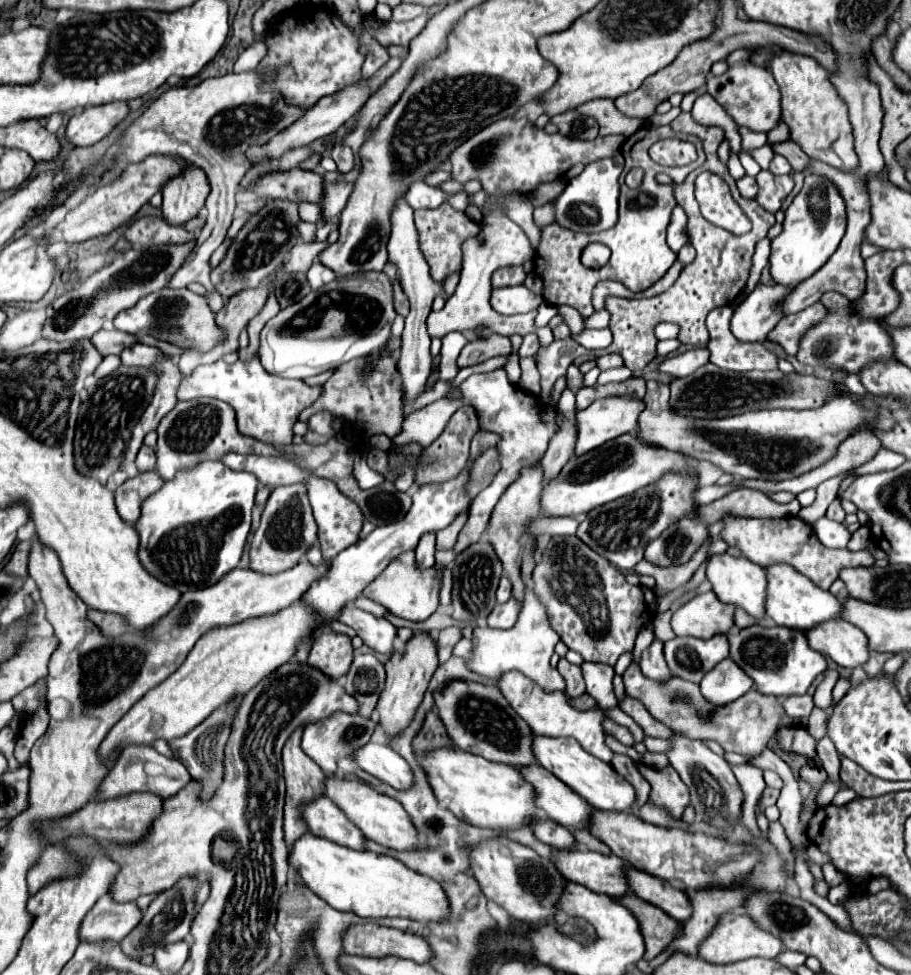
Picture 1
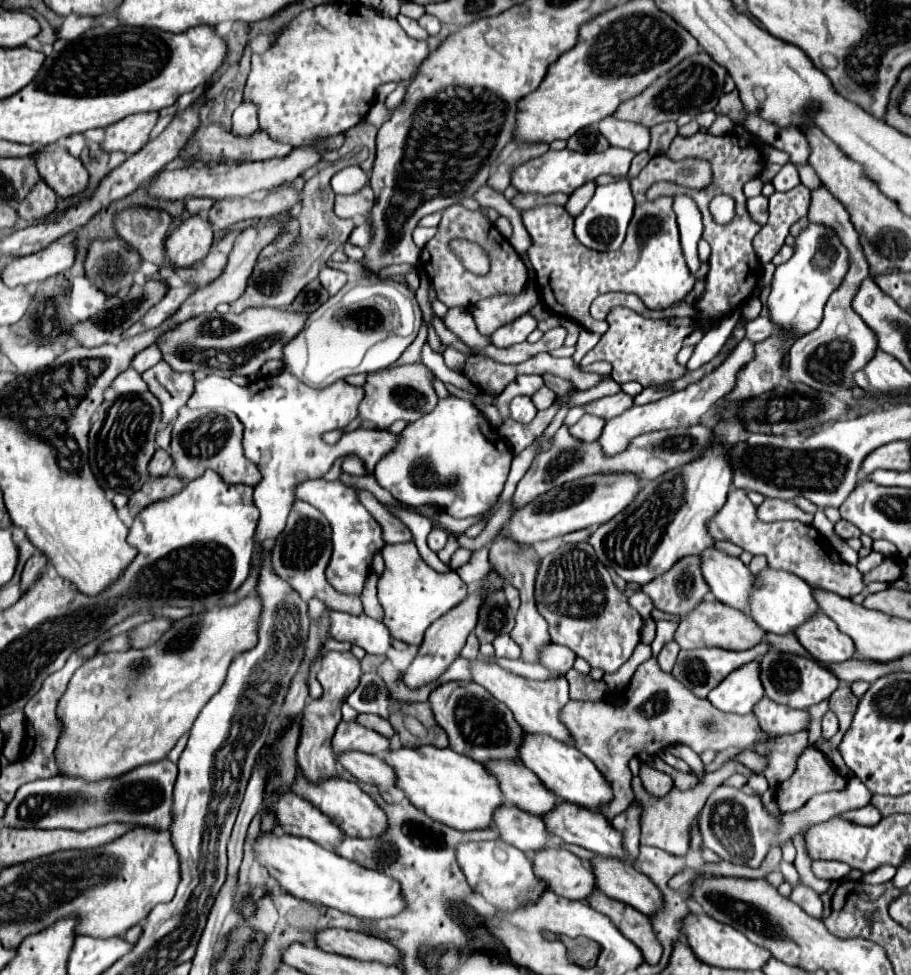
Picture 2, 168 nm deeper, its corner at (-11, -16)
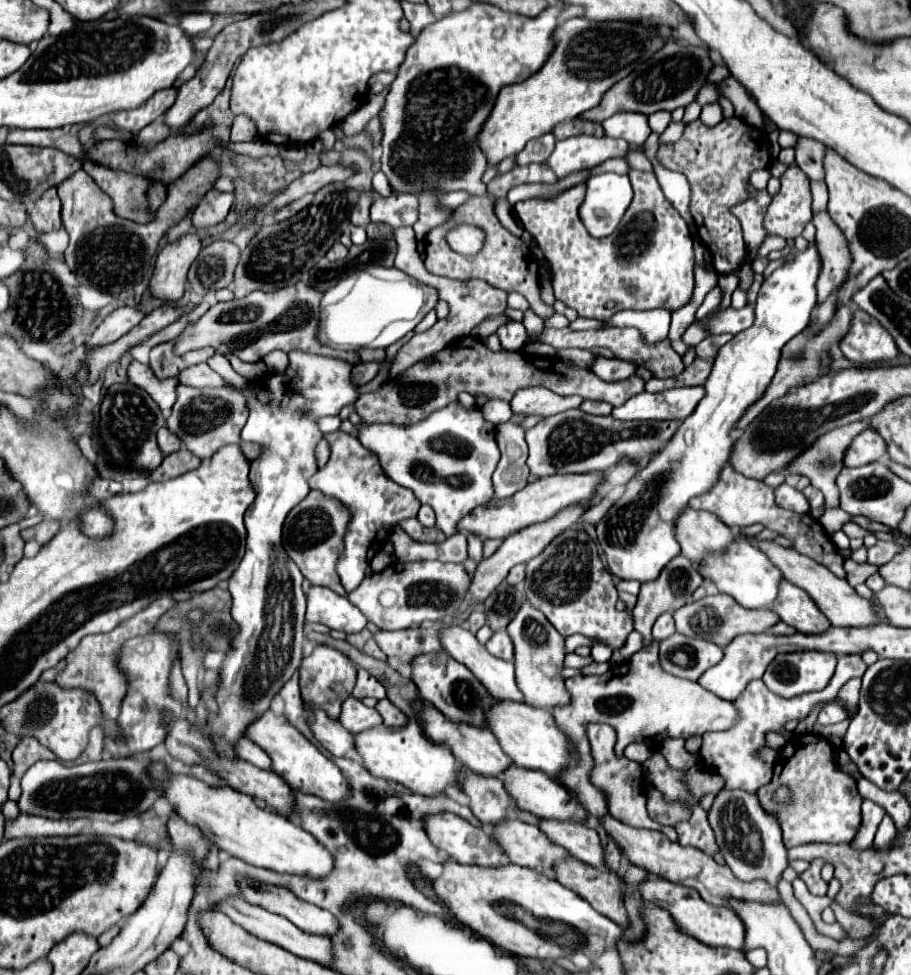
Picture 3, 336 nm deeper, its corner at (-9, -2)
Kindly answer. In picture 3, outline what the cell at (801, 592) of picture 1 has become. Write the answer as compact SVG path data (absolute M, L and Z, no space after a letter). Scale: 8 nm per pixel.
M734 540L734 544L724 550L724 554L712 554L704 566L698 566L698 572L702 578L708 578L714 582L718 592L732 596L738 604L744 608L770 608L770 604L776 600L778 594L778 584L782 580L780 570L760 554L756 546L750 546L748 542Z

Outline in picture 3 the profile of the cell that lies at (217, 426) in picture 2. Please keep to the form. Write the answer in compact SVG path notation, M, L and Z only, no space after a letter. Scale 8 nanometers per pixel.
M180 384L178 400L172 408L170 418L166 420L166 426L198 458L210 458L216 450L220 450L226 444L240 444L240 448L244 450L244 456L248 460L256 460L260 456L260 446L256 446L254 442L244 442L240 438L240 430L244 428L246 418L248 418L248 404L244 394L240 394L240 390L232 386L194 388L194 386Z

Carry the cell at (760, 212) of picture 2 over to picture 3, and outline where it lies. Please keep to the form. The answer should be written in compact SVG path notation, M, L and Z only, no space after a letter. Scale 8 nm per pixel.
M760 190L748 202L742 202L742 204L736 204L736 206L730 208L730 212L742 224L744 242L746 242L748 258L750 260L754 260L758 256L758 248L764 242L764 238L768 236L768 232L764 230L764 210L768 208L768 202L770 200L772 198L768 196L768 192L766 190Z

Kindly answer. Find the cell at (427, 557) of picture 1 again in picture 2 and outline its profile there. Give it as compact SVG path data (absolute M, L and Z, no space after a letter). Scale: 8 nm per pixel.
M432 528L432 532L428 534L428 546L430 546L430 550L434 550L434 552L442 550L442 548L446 546L446 540L448 540L448 534L446 534L444 530Z

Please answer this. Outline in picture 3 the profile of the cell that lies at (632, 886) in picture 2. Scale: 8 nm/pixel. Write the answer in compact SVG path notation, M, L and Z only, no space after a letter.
M548 818L538 820L538 826L552 842L564 846L570 856L596 868L604 866L604 852L594 828L576 826L576 822L548 822Z

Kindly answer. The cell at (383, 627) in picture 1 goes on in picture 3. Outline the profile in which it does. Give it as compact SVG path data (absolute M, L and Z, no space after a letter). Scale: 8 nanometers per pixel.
M310 586L306 598L306 620L310 622L320 622L332 630L342 630L346 634L360 632L368 624L368 618L346 596L338 596L330 588Z

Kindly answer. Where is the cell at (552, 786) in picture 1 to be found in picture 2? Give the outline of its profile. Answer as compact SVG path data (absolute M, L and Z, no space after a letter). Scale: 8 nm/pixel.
M502 760L496 764L492 762L486 768L498 778L506 802L534 816L544 816L556 808L558 796L546 790L546 786L538 780L538 776L534 776L534 772L530 772L526 766Z

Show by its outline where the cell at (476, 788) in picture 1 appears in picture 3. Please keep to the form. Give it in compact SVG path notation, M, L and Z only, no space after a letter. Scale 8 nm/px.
M408 722L400 728L390 726L374 726L372 730L362 730L360 734L354 734L356 738L356 754L362 758L364 768L376 776L384 778L388 782L398 782L406 788L410 788L416 794L424 796L436 796L446 790L446 786L456 786L456 772L464 770L460 762L452 758L452 752L448 746L440 746L430 742L424 736L424 730L418 722Z

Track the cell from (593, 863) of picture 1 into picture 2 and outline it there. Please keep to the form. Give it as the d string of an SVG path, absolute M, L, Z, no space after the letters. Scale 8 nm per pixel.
M562 848L538 852L534 858L534 872L548 884L552 892L570 900L588 900L596 890L590 864Z

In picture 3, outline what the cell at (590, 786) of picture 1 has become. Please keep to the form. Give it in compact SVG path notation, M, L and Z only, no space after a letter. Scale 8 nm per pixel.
M498 700L496 706L492 706L492 714L488 714L488 728L492 734L496 734L500 746L504 746L504 754L508 754L508 758L512 758L512 762L518 766L554 776L572 760L574 748L568 738L556 728L554 718L548 710L530 708L524 702Z

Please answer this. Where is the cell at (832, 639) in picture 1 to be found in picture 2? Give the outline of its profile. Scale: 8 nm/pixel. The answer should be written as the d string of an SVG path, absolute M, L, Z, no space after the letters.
M818 612L810 622L802 624L796 630L796 638L814 660L824 664L846 662L856 656L854 642L848 640L848 636L840 632L838 626L822 612Z

